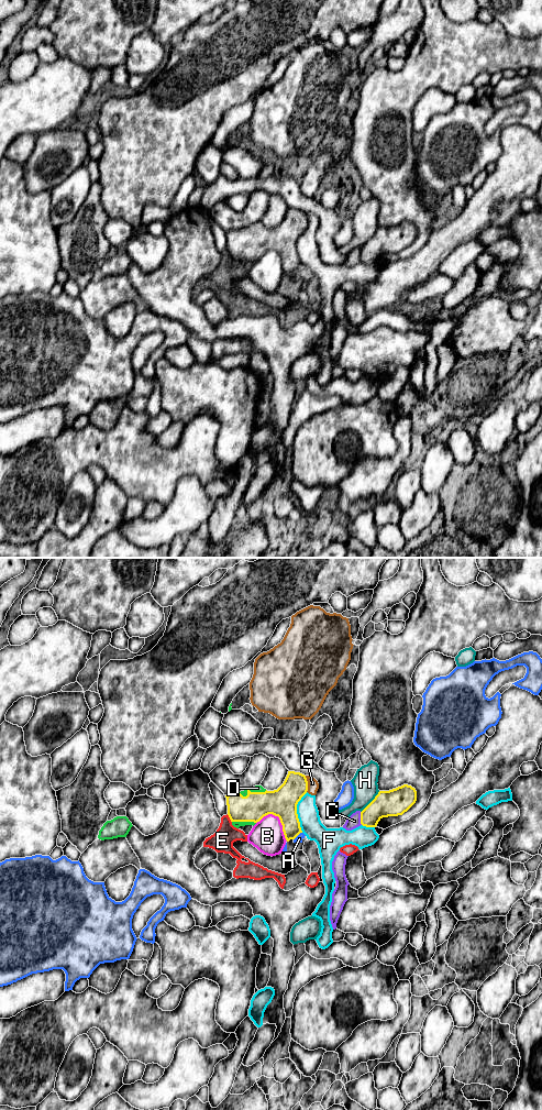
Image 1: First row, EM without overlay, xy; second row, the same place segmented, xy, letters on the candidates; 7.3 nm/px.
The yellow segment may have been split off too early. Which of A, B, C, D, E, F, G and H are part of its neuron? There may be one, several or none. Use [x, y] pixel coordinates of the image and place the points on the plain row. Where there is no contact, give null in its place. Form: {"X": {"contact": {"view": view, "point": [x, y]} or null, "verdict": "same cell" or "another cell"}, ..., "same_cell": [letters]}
{"A": {"contact": {"view": "xy", "point": [297, 272]}, "verdict": "another cell"}, "B": {"contact": {"view": "xy", "point": [279, 255]}, "verdict": "another cell"}, "C": {"contact": {"view": "xy", "point": [361, 255]}, "verdict": "another cell"}, "D": {"contact": {"view": "xy", "point": [250, 228]}, "verdict": "same cell"}, "E": {"contact": {"view": "xy", "point": [230, 255]}, "verdict": "another cell"}, "F": {"contact": {"view": "xy", "point": [296, 249]}, "verdict": "another cell"}, "G": {"contact": {"view": "xy", "point": [307, 220]}, "verdict": "another cell"}, "H": {"contact": {"view": "xy", "point": [371, 239]}, "verdict": "another cell"}, "same_cell": ["D"]}

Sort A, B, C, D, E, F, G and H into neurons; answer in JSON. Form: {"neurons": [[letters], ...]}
{"neurons": [["A"], ["B"], ["C"], ["D"], ["E"], ["F", "G"], ["H"]]}

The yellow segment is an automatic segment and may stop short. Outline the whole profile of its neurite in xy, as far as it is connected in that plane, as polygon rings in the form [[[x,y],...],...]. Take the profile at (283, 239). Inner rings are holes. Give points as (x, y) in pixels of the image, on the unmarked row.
[[[288,208],[284,220],[274,228],[267,228],[262,222],[250,227],[225,232],[228,252],[236,265],[245,262],[255,262],[264,253],[278,253],[287,278],[295,276],[300,270],[300,259],[297,251],[297,241],[308,228],[308,218],[305,211]]]

